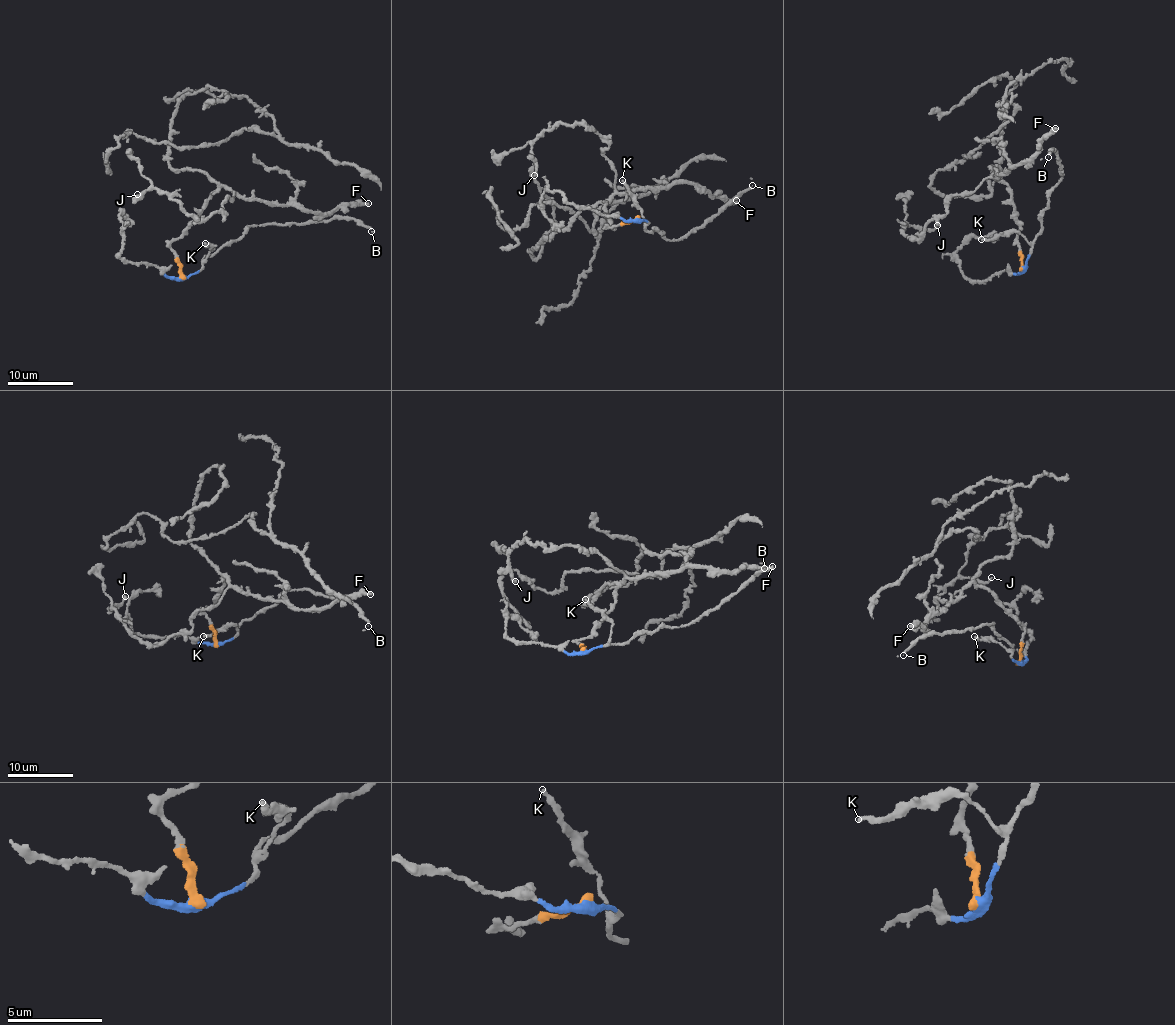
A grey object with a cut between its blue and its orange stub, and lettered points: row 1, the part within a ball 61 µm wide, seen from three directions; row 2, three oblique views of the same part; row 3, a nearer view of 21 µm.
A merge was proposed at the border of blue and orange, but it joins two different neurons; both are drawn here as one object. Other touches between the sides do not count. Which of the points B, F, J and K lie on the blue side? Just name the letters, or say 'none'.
B, K

